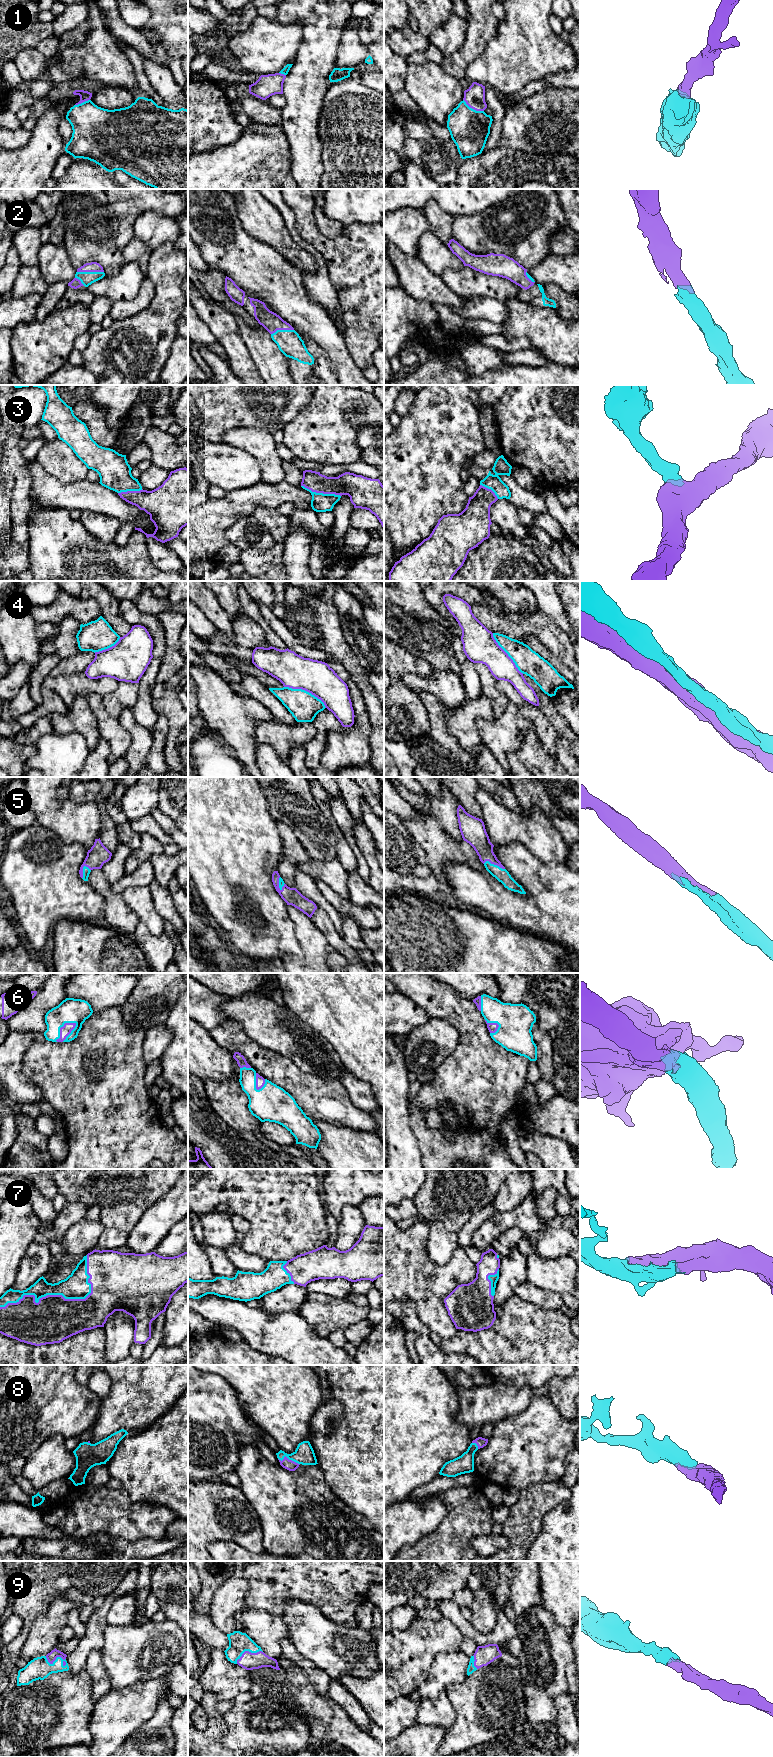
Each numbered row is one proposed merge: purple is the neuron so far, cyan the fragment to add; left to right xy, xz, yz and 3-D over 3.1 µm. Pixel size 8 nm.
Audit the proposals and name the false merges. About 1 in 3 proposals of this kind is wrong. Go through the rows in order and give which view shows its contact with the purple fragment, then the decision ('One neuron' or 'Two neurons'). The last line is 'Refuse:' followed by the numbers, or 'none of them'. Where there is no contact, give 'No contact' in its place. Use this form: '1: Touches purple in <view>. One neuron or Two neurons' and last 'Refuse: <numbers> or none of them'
1: Touches purple in yz. One neuron
2: Touches purple in xy. One neuron
3: Touches purple in xz. One neuron
4: Touches purple in xz. Two neurons
5: Touches purple in yz. One neuron
6: Touches purple in xy. One neuron
7: Touches purple in xy. One neuron
8: Touches purple in xz. One neuron
9: Touches purple in xy. One neuron
Refuse: 4

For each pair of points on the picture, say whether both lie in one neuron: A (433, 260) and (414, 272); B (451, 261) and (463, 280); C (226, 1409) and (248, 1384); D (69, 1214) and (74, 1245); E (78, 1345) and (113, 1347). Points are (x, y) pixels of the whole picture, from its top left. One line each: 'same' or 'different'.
A: different
B: different
C: different
D: different
E: different

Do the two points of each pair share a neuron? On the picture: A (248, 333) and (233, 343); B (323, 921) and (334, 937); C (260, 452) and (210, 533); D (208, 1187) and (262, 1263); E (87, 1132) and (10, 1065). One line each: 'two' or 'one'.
A: two
B: one
C: two
D: two
E: two

